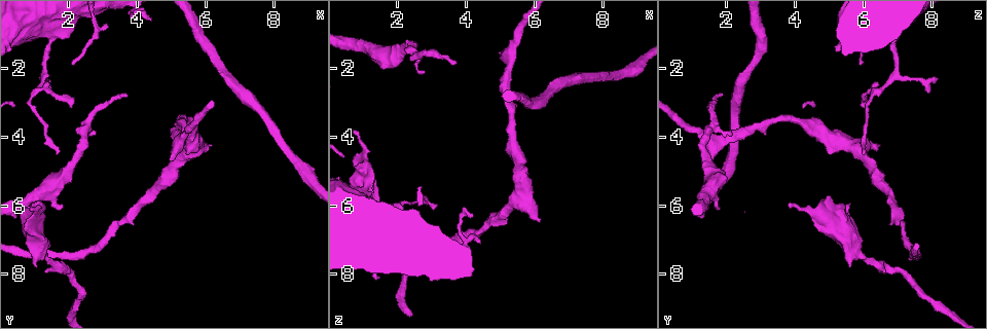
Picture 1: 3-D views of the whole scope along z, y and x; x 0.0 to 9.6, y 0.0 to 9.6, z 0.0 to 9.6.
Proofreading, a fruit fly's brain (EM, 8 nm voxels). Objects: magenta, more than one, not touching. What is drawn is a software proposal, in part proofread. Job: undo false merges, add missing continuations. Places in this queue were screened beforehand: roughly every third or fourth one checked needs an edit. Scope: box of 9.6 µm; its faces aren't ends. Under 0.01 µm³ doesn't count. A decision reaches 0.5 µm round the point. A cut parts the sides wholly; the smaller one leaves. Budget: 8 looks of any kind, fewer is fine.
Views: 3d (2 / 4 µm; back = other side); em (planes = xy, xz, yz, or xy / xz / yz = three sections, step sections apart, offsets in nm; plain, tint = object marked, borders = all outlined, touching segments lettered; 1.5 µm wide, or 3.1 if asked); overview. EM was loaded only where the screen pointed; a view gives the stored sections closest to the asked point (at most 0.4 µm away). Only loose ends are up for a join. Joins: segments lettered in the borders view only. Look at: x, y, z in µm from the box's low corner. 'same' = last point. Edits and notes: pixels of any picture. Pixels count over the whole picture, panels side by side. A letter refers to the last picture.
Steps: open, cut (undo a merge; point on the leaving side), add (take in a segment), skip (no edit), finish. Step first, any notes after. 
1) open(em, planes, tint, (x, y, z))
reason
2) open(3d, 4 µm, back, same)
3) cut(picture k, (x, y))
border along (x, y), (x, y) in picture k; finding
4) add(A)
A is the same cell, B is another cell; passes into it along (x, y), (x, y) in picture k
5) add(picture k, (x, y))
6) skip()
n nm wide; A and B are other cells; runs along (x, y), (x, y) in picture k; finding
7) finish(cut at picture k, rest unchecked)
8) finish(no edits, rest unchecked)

open(em, planes, plain, (1.50, 2.35, 8.10))
an open end

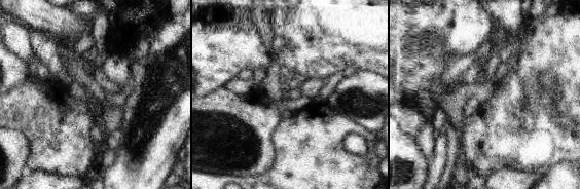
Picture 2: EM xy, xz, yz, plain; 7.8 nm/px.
open(em, planes, borders, same)
what lies round it

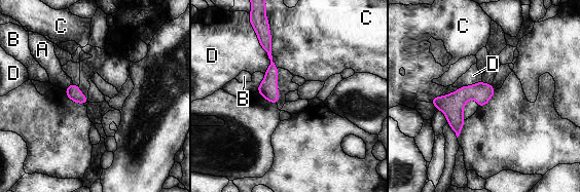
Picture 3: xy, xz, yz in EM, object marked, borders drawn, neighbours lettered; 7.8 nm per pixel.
skip()
A, B, C and D are other cells; border along (255, 33), (269, 60), (265, 73) in picture 3; none of them fits

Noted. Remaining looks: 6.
open(3d, 4 µm, (1.35, 6.05, 5.50))
free end

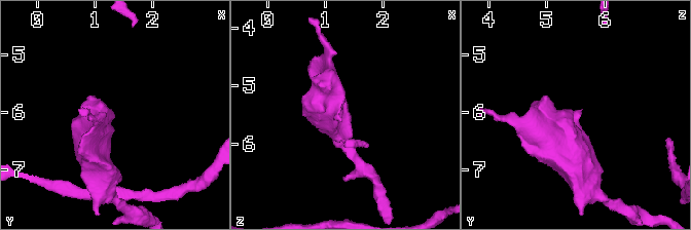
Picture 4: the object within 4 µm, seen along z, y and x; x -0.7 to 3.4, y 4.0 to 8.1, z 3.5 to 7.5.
open(em, planes, borders, (1.30, 5.95, 5.55))

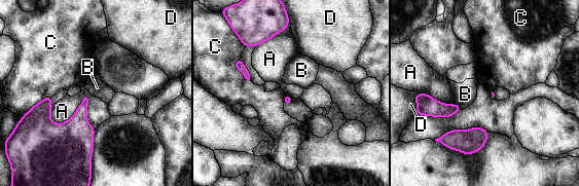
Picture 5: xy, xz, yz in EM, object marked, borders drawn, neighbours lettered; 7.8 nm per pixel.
skip()
A, B, C and D are other cells; no lettered segment goes on from it

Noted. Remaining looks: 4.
open(3d, 2 µm, (2.15, 1.90, 5.85))
an open end

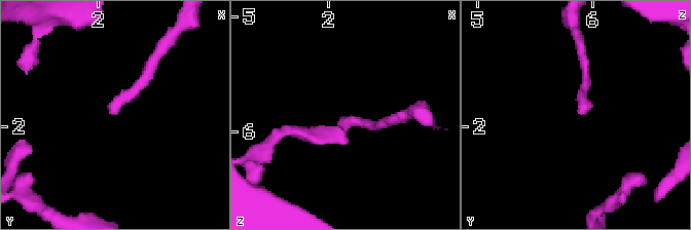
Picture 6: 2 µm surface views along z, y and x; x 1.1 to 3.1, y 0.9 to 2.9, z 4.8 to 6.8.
open(em, yz, step 4, plain, (2.14, 1.90, 5.88))
need the tissue

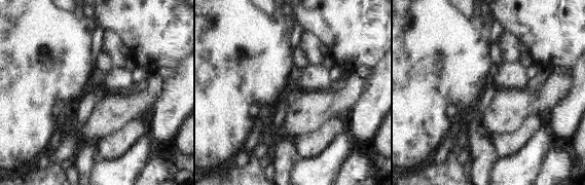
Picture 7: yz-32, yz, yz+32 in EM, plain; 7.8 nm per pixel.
open(em, yz, step 4, borders, same)

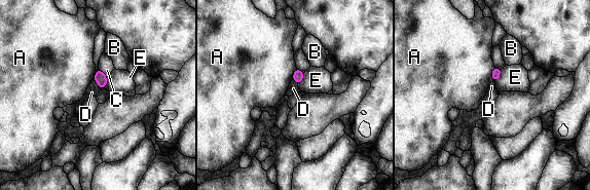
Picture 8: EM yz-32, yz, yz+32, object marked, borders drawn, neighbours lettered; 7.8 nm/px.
skip()
A touches over 120 nm; A, B, C, D and E are other cells; no lettered segment goes on from it

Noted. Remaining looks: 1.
finish(no edits, rest unchecked)

